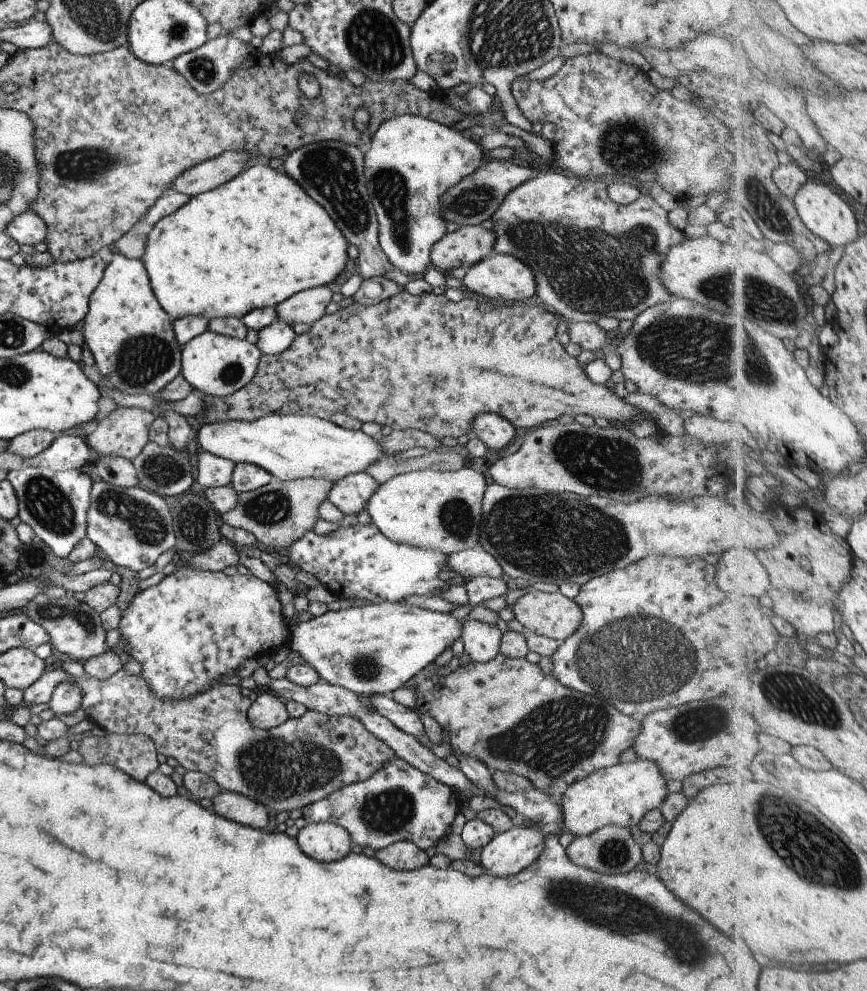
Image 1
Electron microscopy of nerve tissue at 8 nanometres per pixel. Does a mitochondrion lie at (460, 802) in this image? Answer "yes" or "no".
no

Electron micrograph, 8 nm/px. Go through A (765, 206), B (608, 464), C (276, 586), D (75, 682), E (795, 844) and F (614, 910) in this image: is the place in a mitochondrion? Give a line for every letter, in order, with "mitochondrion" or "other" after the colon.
A: mitochondrion
B: mitochondrion
C: other
D: other
E: mitochondrion
F: mitochondrion

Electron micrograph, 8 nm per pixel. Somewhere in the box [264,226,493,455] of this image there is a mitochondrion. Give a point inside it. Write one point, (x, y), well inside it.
(431, 381)

